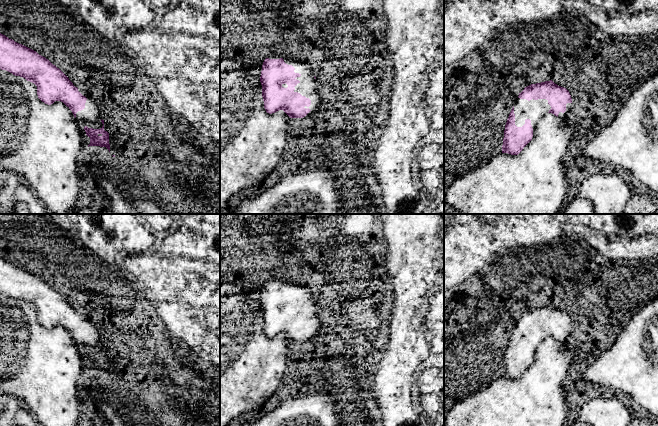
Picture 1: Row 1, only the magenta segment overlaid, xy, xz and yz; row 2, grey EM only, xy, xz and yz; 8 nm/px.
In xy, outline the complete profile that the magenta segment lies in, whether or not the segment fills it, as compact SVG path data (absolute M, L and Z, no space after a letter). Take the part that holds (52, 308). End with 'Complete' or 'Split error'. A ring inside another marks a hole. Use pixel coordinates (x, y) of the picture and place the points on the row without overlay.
M0 257L0 293L6 294L15 300L25 302L27 305L34 307L37 310L38 322L45 328L51 329L55 325L63 326L73 337L76 342L76 337L85 332L87 322L83 320L78 312L73 309L69 302L55 289L53 289L48 283L39 279L36 275L9 263L5 259Z. Complete

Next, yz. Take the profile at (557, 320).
M552 304L541 307L531 308L519 317L518 322L528 325L534 323L546 323L551 333L548 337L552 337L558 341L560 336L566 335L566 328L572 327L569 315L555 308Z. Complete

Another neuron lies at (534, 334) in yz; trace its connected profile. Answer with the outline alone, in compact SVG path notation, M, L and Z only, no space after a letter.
M517 322L514 327L515 349L522 351L525 348L525 344L530 343L534 357L535 349L550 333L551 330L546 323L528 325Z

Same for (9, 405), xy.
M0 394L0 426L17 426L13 420L23 403L16 397Z

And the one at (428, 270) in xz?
M426 214L433 221L433 237L429 246L421 249L421 258L409 268L417 280L417 298L432 299L444 315L444 214Z

